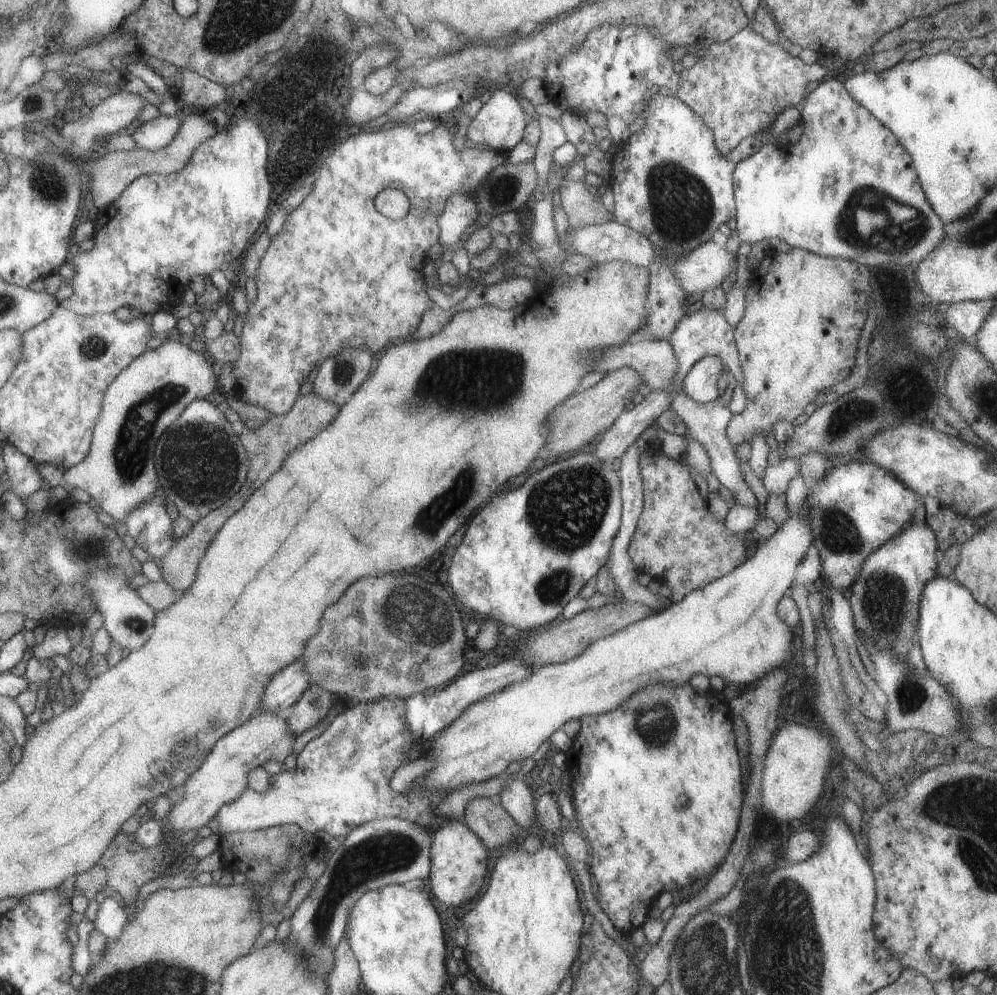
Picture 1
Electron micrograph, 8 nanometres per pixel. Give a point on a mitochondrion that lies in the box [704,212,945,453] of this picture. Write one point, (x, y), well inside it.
(851, 414)

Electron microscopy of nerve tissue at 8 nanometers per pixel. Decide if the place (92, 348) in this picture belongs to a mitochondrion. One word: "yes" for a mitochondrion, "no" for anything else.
yes

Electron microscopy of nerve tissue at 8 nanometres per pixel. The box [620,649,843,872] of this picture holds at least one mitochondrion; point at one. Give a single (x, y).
(655, 722)

